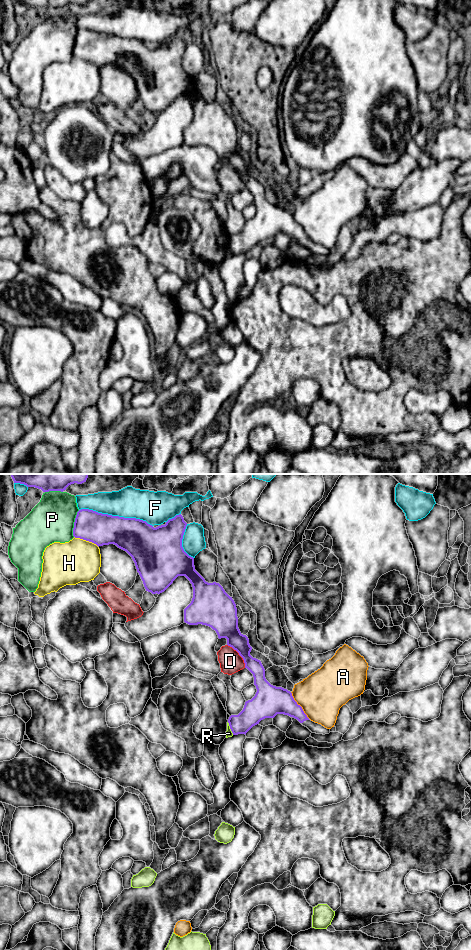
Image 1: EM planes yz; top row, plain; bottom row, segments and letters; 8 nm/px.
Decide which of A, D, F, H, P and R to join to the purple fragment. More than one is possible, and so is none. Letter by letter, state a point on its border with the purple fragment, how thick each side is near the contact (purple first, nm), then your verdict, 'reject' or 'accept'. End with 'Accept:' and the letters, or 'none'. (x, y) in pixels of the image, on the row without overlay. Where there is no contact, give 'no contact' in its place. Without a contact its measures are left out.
A: yz (299, 225) | 240/360 nm | reject
D: yz (239, 174) | 190/180 nm | reject
F: yz (116, 36) | 280/240 nm | reject
H: yz (86, 60) | 260/340 nm | reject
P: yz (74, 43) | 260/360 nm | reject
R: yz (230, 248) | 190/50 nm | reject
Accept: none

